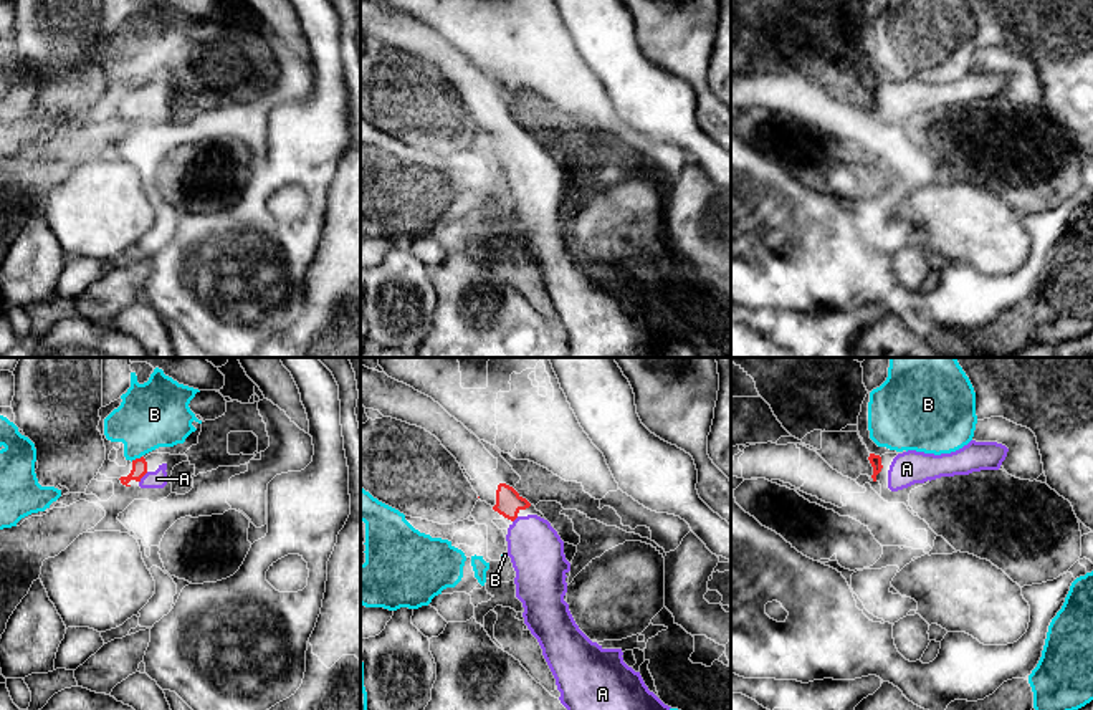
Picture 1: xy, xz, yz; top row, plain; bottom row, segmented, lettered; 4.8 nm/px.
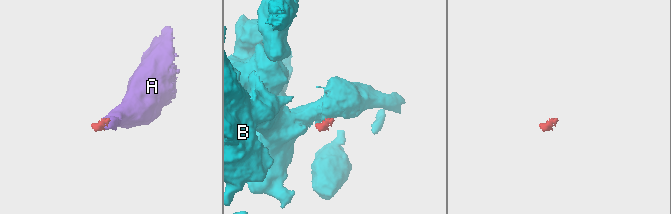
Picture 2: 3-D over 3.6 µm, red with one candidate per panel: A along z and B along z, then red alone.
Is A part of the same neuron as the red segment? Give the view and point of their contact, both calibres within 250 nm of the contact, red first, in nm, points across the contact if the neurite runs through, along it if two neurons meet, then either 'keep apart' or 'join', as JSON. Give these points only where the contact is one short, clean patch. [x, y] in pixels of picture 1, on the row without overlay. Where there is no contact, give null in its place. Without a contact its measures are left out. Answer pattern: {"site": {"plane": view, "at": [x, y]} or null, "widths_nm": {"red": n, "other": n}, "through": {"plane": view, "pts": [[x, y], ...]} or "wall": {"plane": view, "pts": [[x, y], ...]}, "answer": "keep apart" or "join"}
{"site": {"plane": "xy", "at": [143, 105]}, "widths_nm": {"red": 80, "other": 90}, "through": {"plane": "xy", "pts": [[139, 95], [143, 105], [157, 108]]}, "answer": "join"}

